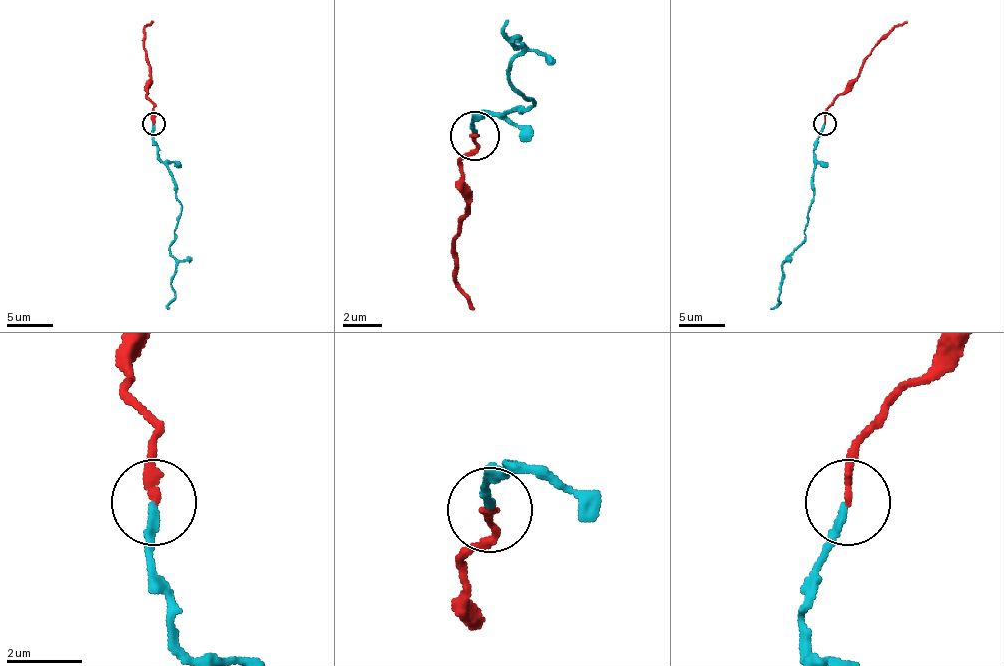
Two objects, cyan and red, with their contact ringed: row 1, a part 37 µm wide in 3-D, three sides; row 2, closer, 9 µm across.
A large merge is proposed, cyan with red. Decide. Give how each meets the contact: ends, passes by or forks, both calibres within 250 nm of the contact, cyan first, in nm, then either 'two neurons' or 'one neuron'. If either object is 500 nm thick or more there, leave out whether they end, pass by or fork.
cyan ends; red ends; calibres 190 and 240 nm; one neuron

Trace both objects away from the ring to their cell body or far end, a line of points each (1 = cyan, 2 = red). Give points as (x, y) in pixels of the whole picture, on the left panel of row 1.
1: (153, 122), (155, 145), (176, 185), (180, 210), (176, 240), (169, 247), (176, 265), (169, 309)
2: (153, 122), (148, 58), (143, 46), (143, 28), (153, 21)

